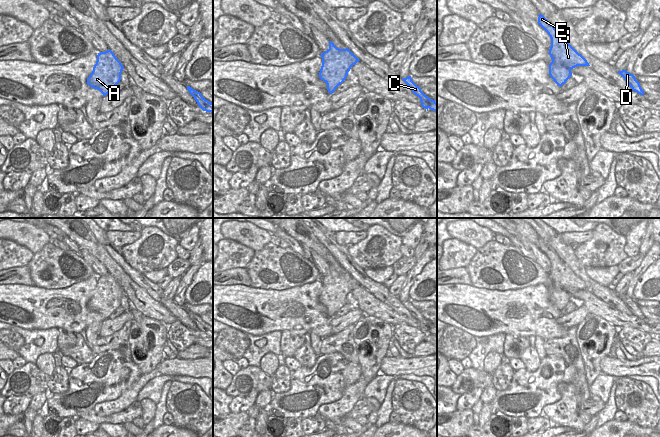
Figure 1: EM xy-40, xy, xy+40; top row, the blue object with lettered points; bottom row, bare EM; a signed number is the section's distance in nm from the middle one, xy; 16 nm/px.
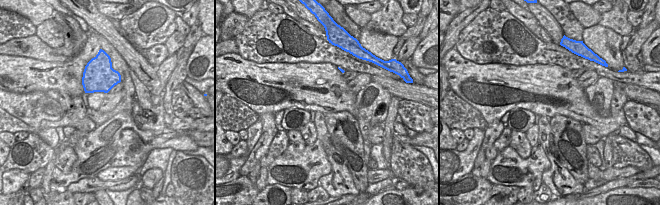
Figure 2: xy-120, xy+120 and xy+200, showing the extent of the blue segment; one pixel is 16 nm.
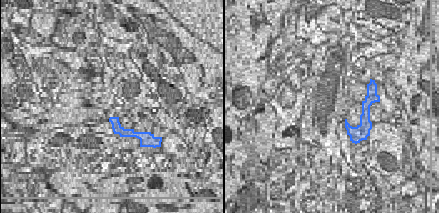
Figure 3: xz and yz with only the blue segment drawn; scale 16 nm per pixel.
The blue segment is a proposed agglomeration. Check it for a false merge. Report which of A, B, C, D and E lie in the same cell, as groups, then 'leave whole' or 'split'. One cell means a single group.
A B C D E; leave whole

